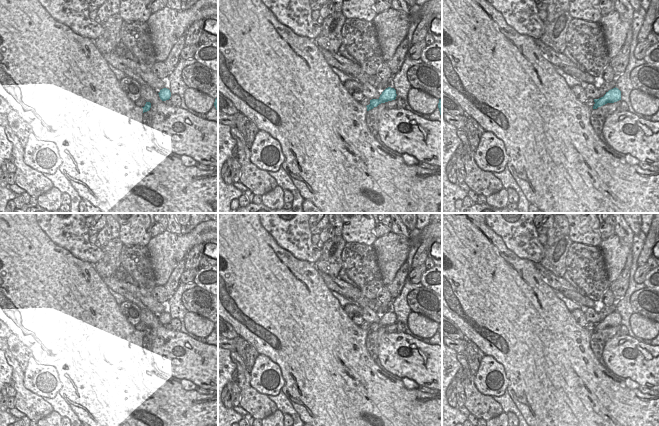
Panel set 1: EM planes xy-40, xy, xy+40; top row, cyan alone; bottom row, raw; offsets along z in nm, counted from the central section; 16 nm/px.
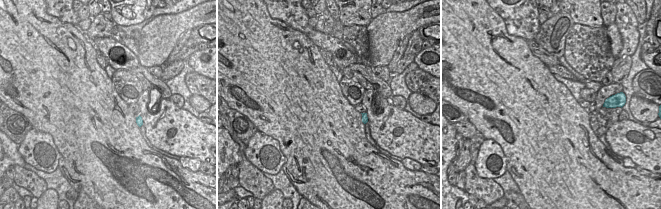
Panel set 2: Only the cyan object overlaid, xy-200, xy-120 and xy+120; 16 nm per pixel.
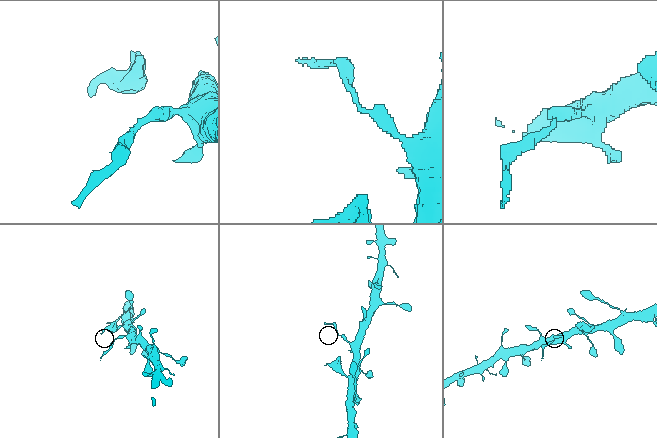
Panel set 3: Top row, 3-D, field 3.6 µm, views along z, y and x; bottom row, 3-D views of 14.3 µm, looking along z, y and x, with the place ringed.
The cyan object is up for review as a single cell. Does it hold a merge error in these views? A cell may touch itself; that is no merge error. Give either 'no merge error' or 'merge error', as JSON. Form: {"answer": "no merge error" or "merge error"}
{"answer": "merge error"}

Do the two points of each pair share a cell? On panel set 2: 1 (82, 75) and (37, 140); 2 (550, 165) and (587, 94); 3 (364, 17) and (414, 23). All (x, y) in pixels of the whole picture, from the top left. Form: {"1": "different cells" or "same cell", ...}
{"1": "different cells", "2": "different cells", "3": "different cells"}

